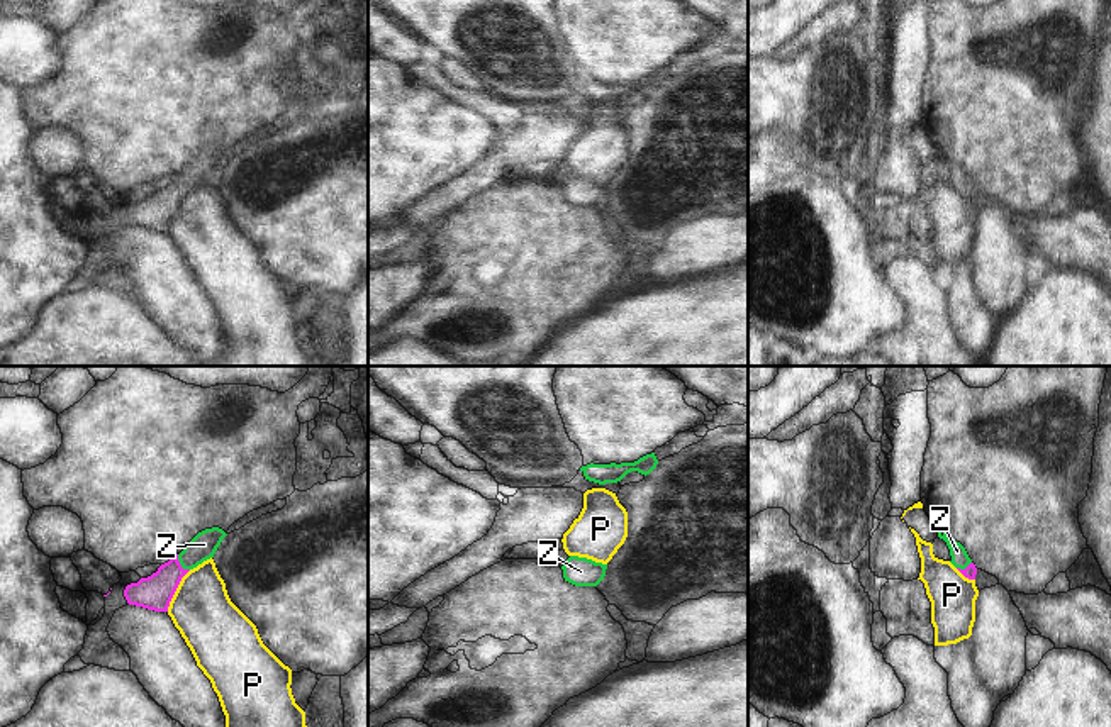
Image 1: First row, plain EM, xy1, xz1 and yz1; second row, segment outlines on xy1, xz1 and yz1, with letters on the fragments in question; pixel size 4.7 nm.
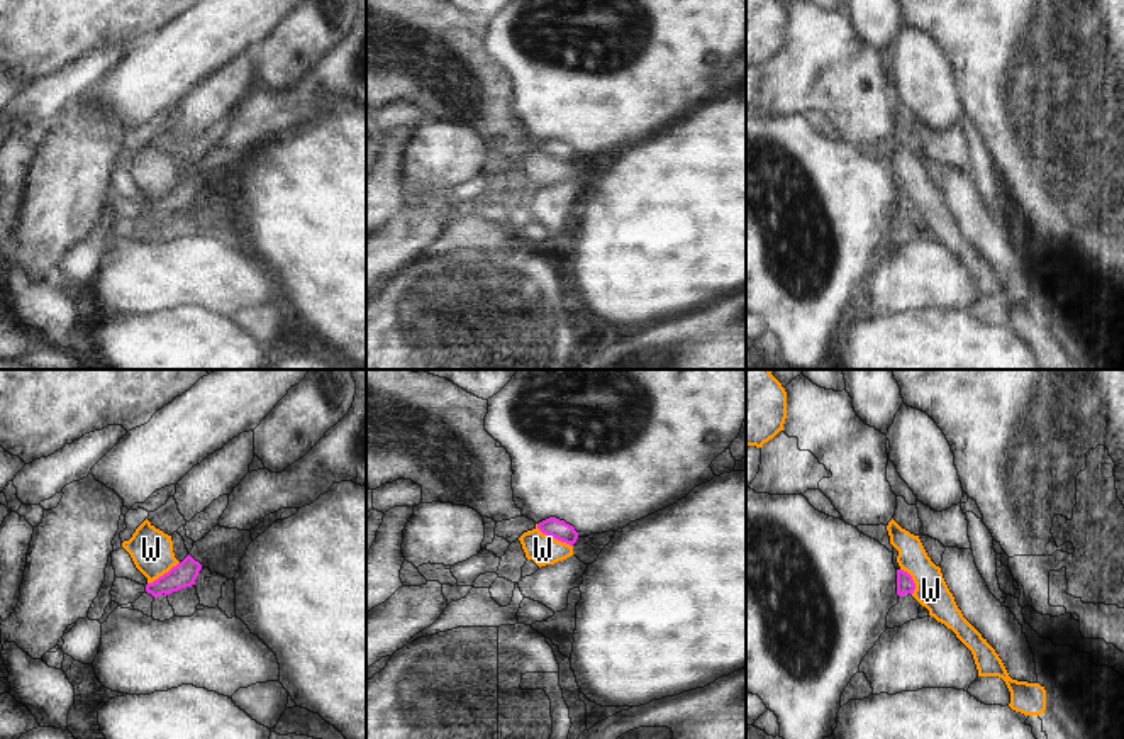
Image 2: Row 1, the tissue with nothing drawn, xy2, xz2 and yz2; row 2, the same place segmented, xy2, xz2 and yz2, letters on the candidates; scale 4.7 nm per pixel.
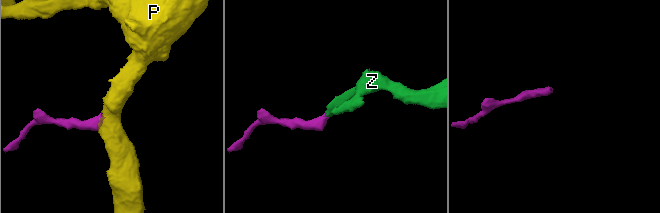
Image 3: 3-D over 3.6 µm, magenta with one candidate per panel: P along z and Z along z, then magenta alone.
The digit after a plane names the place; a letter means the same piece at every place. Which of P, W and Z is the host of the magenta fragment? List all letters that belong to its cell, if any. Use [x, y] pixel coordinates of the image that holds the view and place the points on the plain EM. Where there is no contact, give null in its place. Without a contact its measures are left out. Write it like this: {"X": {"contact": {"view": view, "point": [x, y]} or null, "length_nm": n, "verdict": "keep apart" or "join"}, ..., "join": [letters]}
{"P": {"contact": {"view": "xy1", "point": [175, 210]}, "length_nm": 240, "verdict": "keep apart"}, "W": {"contact": {"view": "xz2", "point": [553, 156]}, "length_nm": 200, "verdict": "keep apart"}, "Z": {"contact": {"view": "xy1", "point": [180, 185]}, "length_nm": 100, "verdict": "join"}, "join": ["Z"]}

